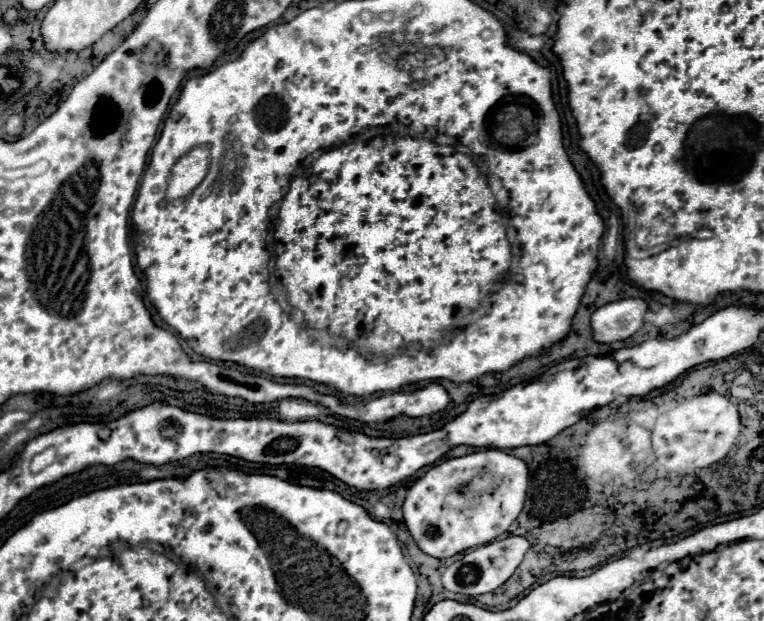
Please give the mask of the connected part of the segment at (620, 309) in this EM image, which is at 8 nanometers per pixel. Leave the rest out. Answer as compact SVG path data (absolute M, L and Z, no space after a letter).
M626 298L610 302L592 312L592 340L598 344L612 344L630 338L644 322L646 304L640 298Z

